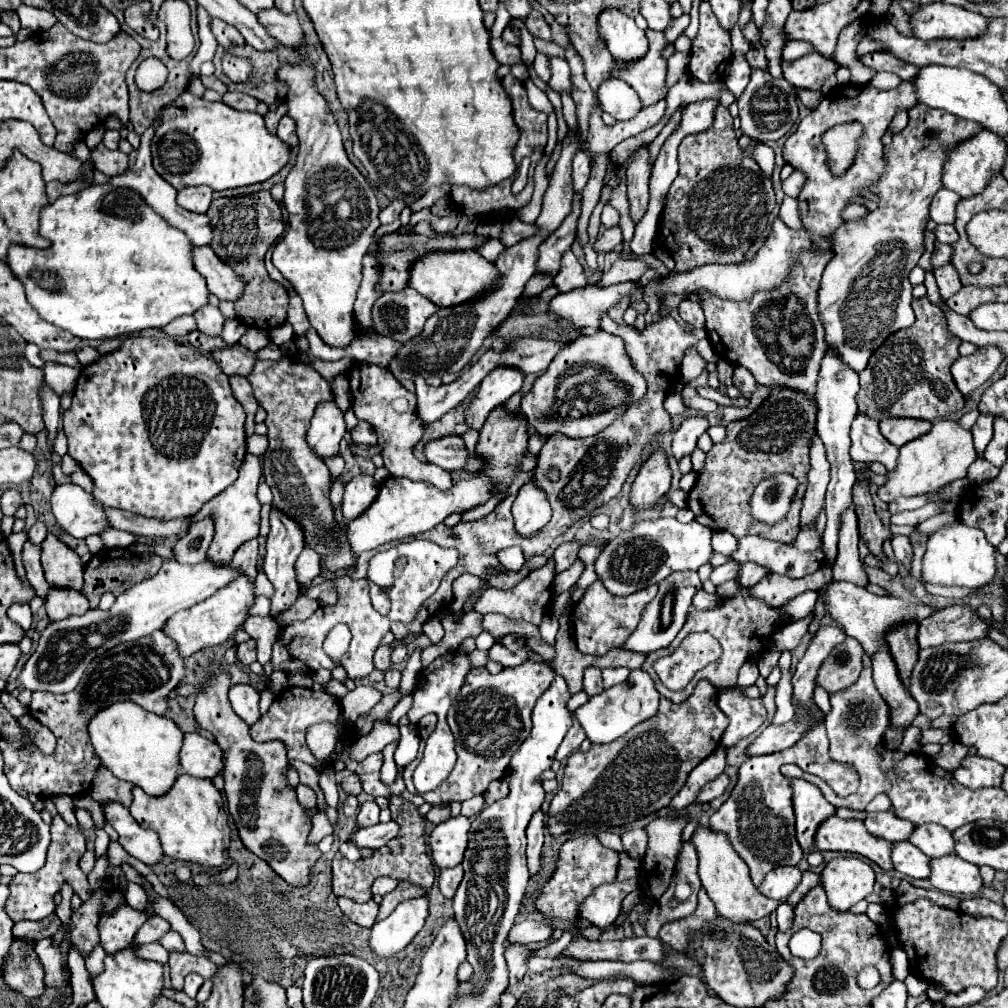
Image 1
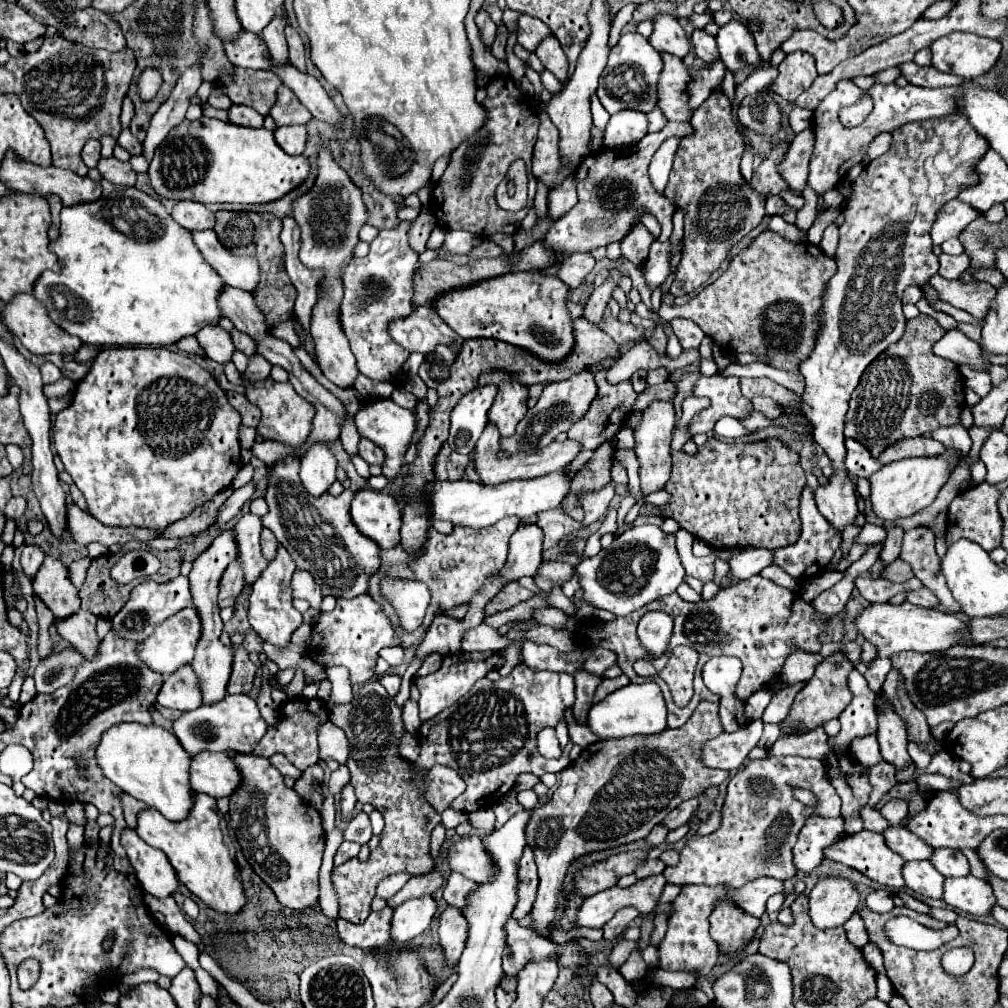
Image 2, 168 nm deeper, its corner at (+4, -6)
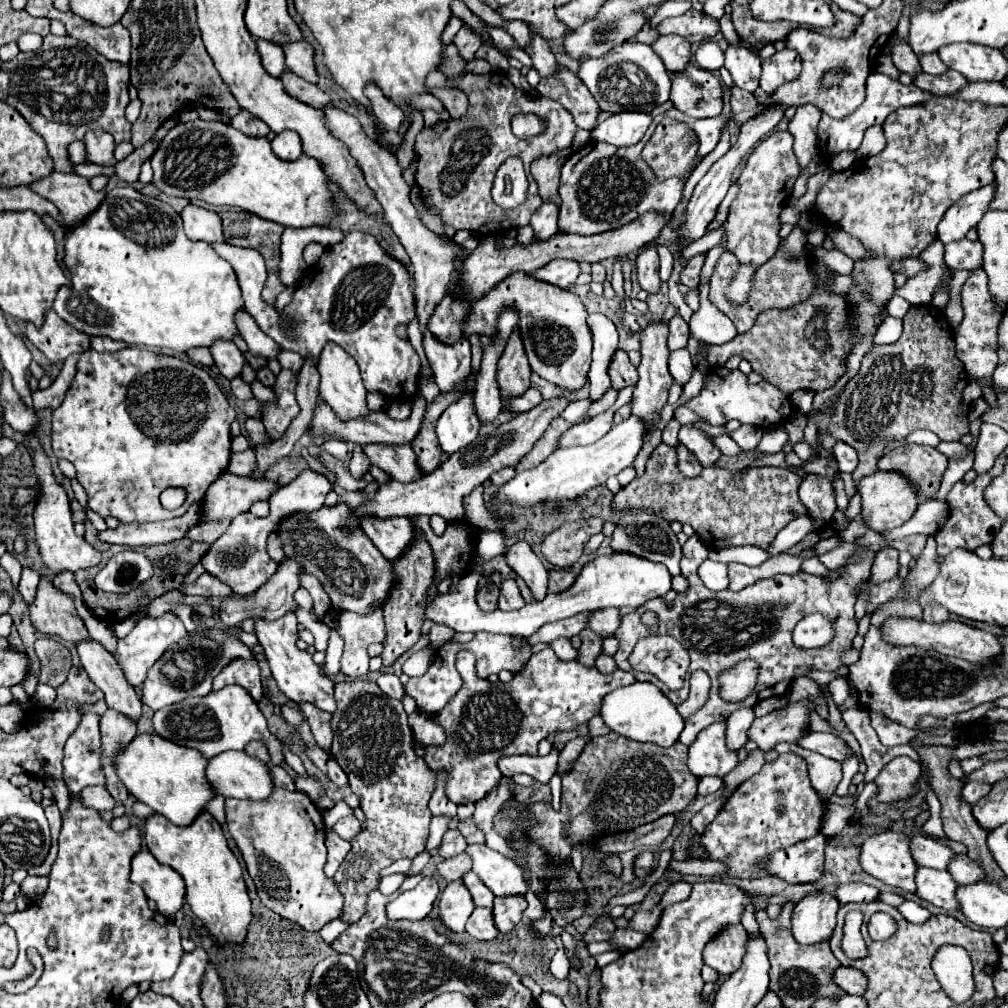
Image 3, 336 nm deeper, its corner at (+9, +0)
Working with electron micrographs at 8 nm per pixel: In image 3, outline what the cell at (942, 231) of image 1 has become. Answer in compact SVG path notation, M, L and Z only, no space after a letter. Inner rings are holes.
M967 238L961 240L953 240L945 246L945 264L951 270L975 270L983 266L983 246L977 242L971 242Z

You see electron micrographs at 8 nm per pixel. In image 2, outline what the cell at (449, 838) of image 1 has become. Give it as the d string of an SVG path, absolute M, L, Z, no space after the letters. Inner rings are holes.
M478 836L458 840L448 852L448 862L452 872L460 872L478 884L492 882L496 876L496 866Z

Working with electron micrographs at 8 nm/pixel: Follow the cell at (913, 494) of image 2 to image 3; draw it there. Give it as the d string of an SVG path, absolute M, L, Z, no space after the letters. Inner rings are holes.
M877 470L875 474L865 476L859 482L859 492L863 498L863 518L865 518L867 526L875 532L883 532L887 528L905 524L917 510L919 492L915 492L915 484L907 476L903 476L901 472L895 472L895 470L891 470L891 472Z

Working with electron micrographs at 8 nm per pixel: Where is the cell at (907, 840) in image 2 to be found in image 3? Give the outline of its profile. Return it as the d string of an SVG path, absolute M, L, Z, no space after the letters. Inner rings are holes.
M911 834L911 856L919 866L931 866L931 868L947 868L947 860L951 860L951 850L943 846L939 840Z

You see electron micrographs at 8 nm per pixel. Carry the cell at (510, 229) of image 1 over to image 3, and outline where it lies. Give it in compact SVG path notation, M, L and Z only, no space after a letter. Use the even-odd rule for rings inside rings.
M329 104L321 110L323 110L323 116L325 116L325 126L331 130L331 134L335 138L339 138L349 148L351 156L357 160L361 172L365 174L365 182L375 192L375 198L379 200L379 204L383 208L385 220L391 224L393 232L397 234L399 242L405 246L405 250L411 258L411 266L413 266L413 274L415 274L417 318L419 318L421 332L423 332L433 308L439 304L439 300L447 292L447 284L451 280L451 272L453 272L457 254L459 254L459 258L465 258L465 256L469 256L469 252L467 252L465 246L461 246L457 242L451 242L449 238L439 236L439 234L435 234L435 232L431 232L429 228L423 226L415 206L411 204L409 186L403 180L403 170L399 168L399 162L397 162L393 152L383 150L383 148L379 148L379 144L375 140L369 140L363 132L359 120L355 116L347 114L345 110L341 110L333 104Z

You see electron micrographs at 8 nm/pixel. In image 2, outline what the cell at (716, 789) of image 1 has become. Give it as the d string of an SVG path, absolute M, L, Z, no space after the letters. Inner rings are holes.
M692 798L692 800L682 802L676 810L672 810L672 812L662 820L662 826L666 826L668 830L680 828L682 824L686 824L686 822L692 818L692 814L696 812L696 808L698 808L698 798Z

